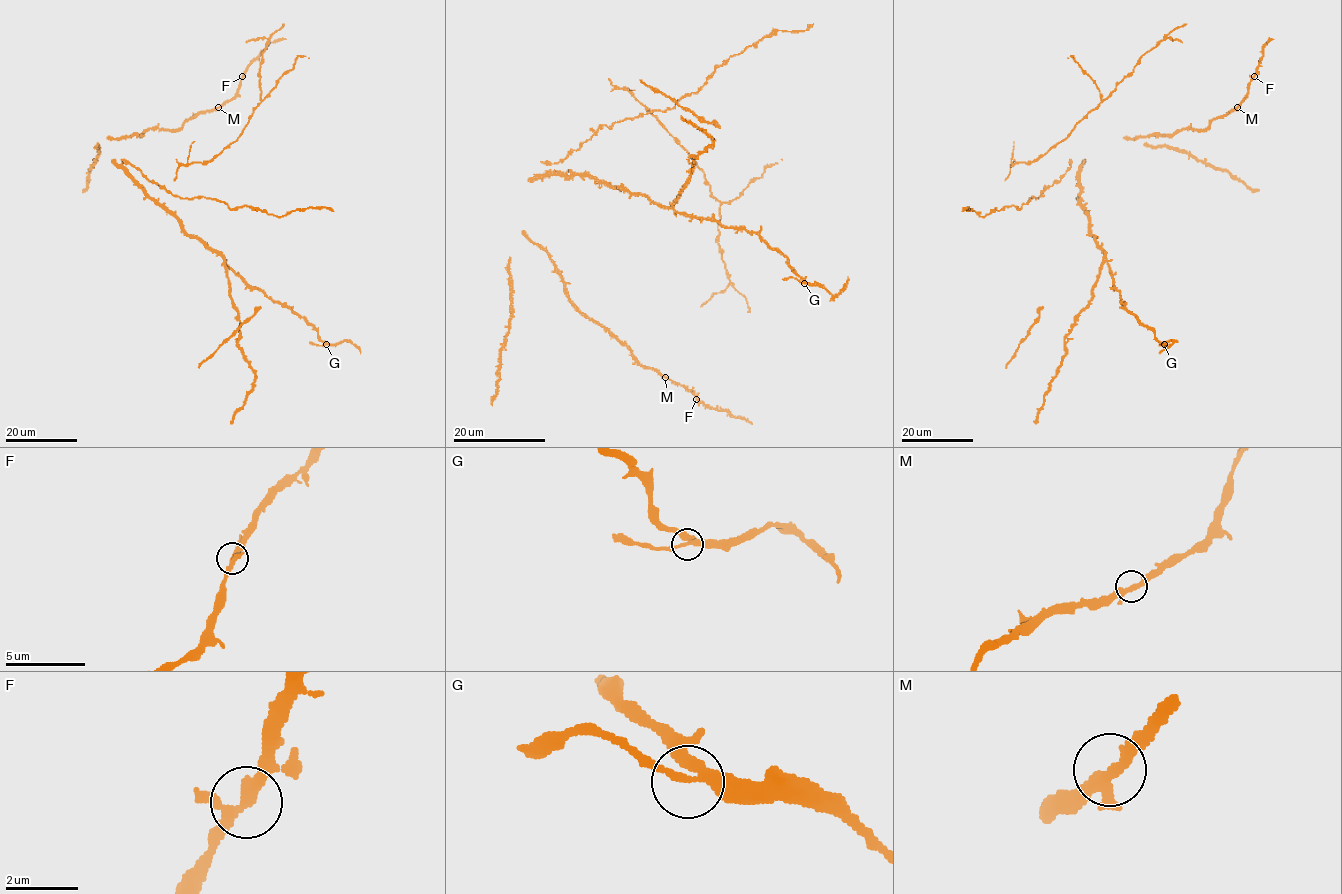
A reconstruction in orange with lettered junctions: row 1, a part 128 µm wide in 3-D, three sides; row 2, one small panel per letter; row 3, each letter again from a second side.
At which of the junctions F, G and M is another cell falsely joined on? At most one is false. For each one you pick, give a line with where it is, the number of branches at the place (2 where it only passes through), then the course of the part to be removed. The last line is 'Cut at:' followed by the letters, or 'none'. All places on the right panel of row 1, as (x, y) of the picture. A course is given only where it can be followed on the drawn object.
Cut at: none

